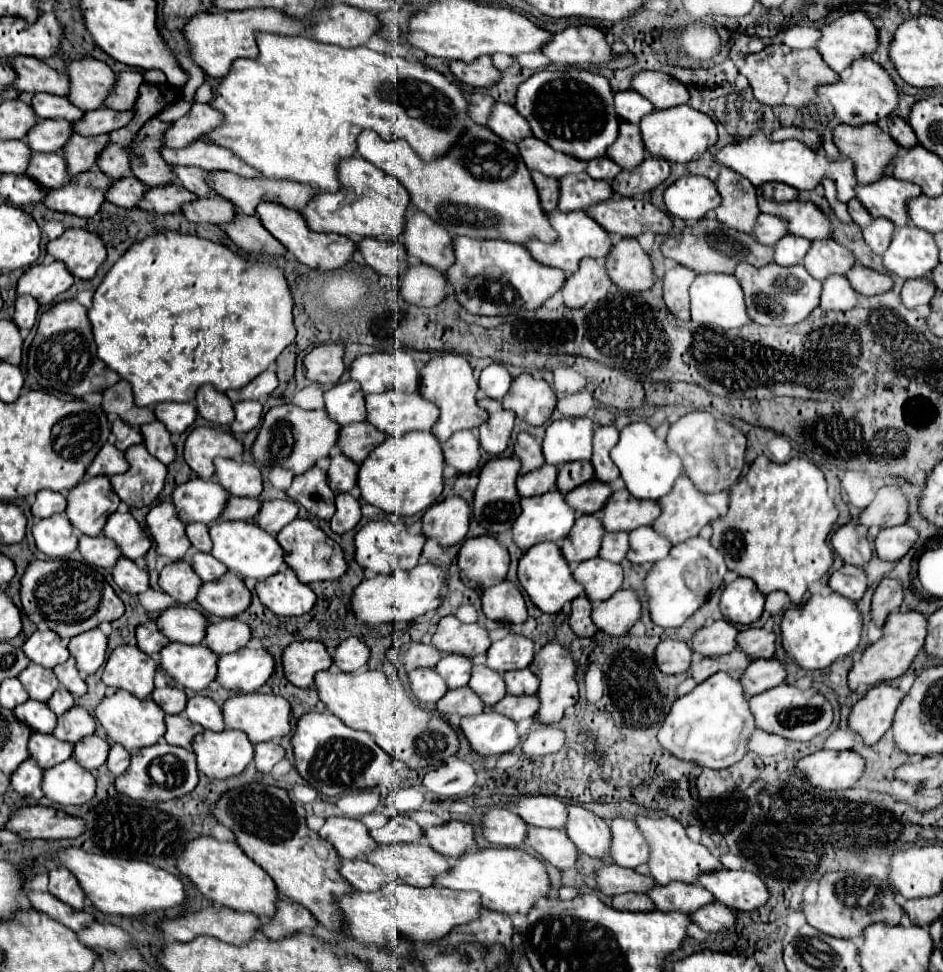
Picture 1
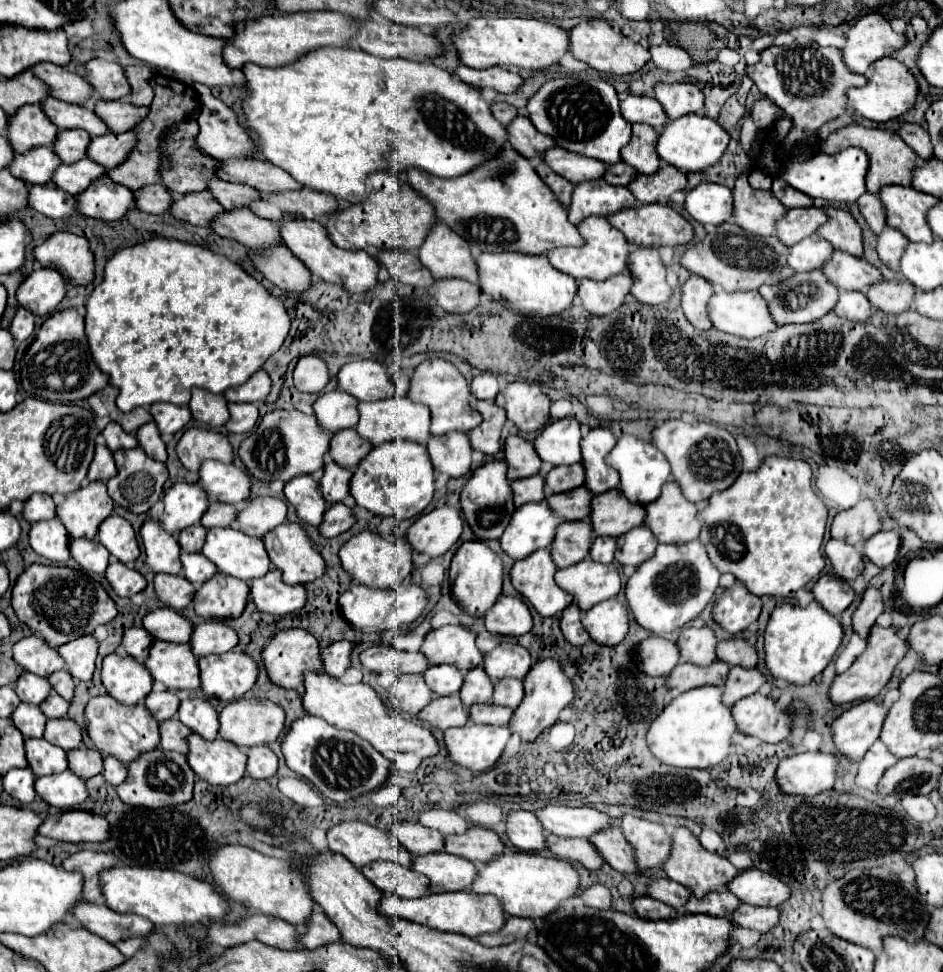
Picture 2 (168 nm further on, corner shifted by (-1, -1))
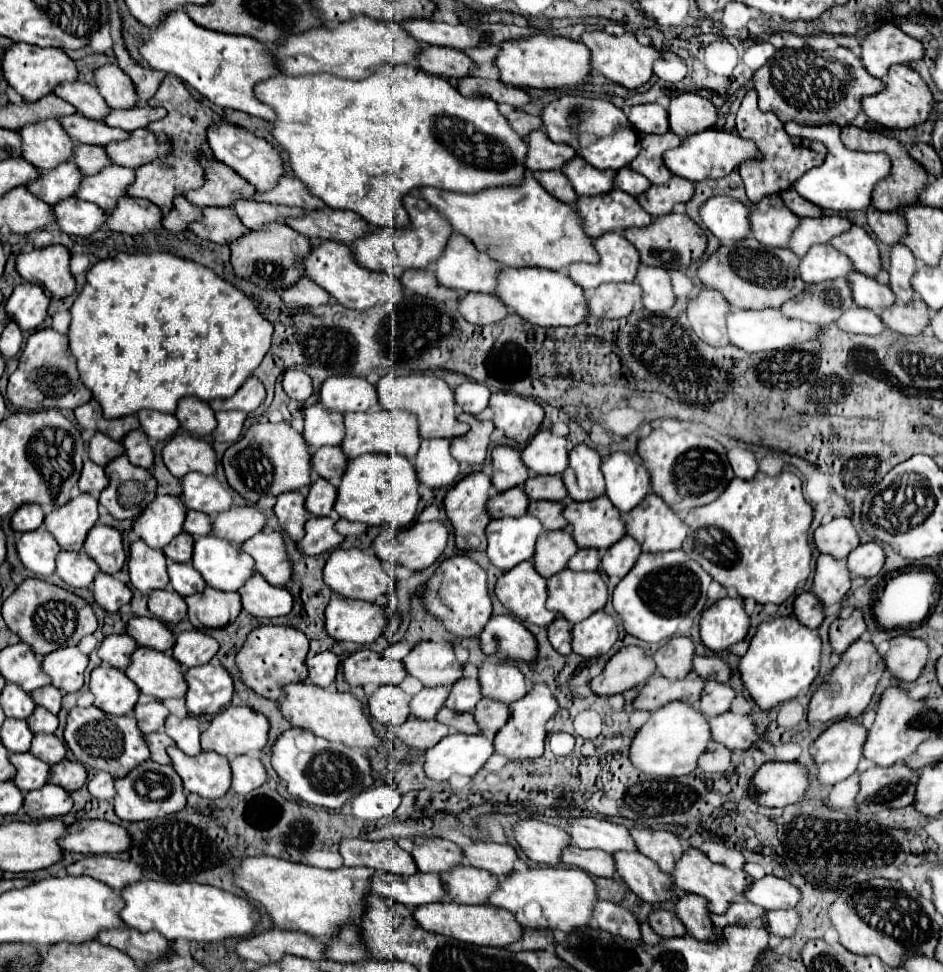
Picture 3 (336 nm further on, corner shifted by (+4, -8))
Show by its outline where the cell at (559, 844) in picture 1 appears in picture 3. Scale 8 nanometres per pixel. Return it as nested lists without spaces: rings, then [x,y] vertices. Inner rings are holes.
[[[567,845],[561,853],[561,863],[583,869],[585,873],[593,877],[613,877],[615,875],[615,863],[611,859],[611,853],[601,851],[601,849],[579,849],[579,847]]]

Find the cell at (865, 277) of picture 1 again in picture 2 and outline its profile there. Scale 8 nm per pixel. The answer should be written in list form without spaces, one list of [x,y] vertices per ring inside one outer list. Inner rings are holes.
[[[884,280],[876,286],[872,286],[866,296],[872,302],[872,306],[880,308],[886,314],[904,314],[912,308],[912,298],[916,294],[916,288],[908,280]]]

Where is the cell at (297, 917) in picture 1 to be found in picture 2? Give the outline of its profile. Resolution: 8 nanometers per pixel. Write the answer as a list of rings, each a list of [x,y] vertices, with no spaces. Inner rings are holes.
[[[316,910],[310,916],[306,930],[308,932],[300,934],[300,944],[308,950],[316,950],[316,948],[328,946],[332,942],[342,942],[338,926],[322,910]]]

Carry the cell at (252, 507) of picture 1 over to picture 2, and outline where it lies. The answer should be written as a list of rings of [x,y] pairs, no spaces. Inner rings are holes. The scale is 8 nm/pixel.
[[[210,502],[200,524],[204,528],[216,528],[216,526],[230,526],[236,520],[236,506],[222,504],[222,502]]]

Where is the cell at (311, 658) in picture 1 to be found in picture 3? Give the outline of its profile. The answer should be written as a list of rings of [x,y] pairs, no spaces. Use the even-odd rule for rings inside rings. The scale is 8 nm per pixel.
[[[263,625],[247,635],[241,651],[237,653],[237,667],[241,671],[243,683],[249,689],[253,689],[257,695],[267,699],[279,699],[283,697],[285,685],[307,679],[309,675],[305,665],[307,651],[309,651],[309,641],[299,629],[283,625],[281,627]]]

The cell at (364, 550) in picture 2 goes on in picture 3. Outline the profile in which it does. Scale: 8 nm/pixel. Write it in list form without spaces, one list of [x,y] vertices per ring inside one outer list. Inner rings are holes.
[[[359,547],[335,549],[327,559],[327,565],[323,569],[323,579],[339,595],[351,599],[363,599],[363,601],[375,601],[379,595],[387,593],[393,587],[393,577],[385,569],[383,561],[375,553],[363,551]]]

